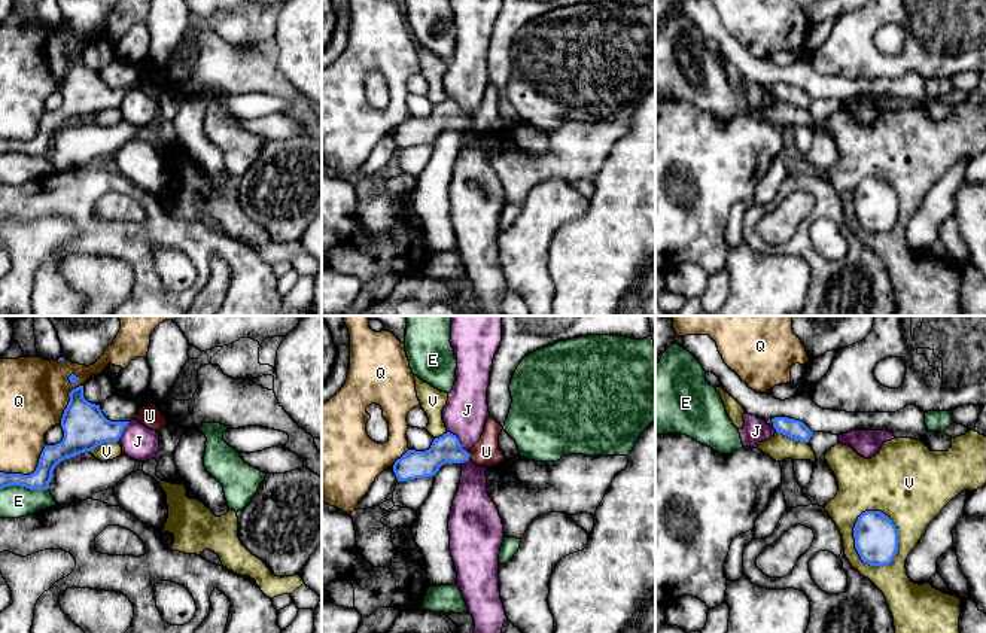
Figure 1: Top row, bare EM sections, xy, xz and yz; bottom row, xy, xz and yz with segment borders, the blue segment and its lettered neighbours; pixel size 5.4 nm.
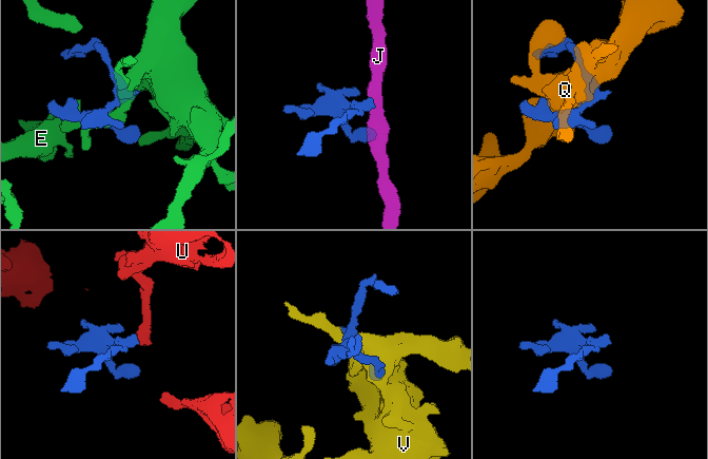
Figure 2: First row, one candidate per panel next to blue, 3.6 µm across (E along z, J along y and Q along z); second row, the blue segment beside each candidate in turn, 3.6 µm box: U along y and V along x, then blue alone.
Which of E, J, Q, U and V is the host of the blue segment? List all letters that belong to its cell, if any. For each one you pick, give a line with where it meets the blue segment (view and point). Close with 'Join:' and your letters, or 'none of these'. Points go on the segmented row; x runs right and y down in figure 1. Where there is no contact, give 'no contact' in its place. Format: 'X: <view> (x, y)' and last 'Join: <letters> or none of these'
U: xz (468, 456)
Join: U

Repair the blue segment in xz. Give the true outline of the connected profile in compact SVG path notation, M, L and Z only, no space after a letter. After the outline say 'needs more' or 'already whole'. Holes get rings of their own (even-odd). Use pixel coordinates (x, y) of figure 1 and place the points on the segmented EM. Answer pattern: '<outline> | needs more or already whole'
M489 417L486 420L484 432L480 441L469 451L462 448L462 444L456 435L447 432L442 436L435 438L430 448L426 451L408 450L405 454L402 454L401 459L395 462L393 472L398 481L408 481L416 478L433 477L442 465L463 463L468 459L471 459L477 466L496 466L505 460L505 456L499 448L499 433L502 432L502 429L503 427L493 417Z | needs more

